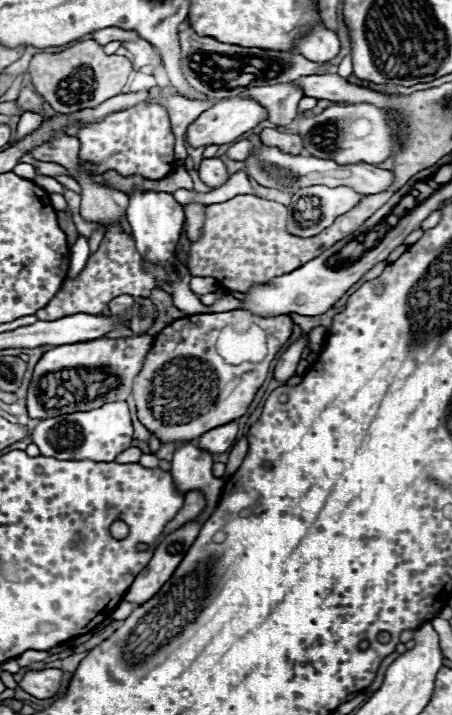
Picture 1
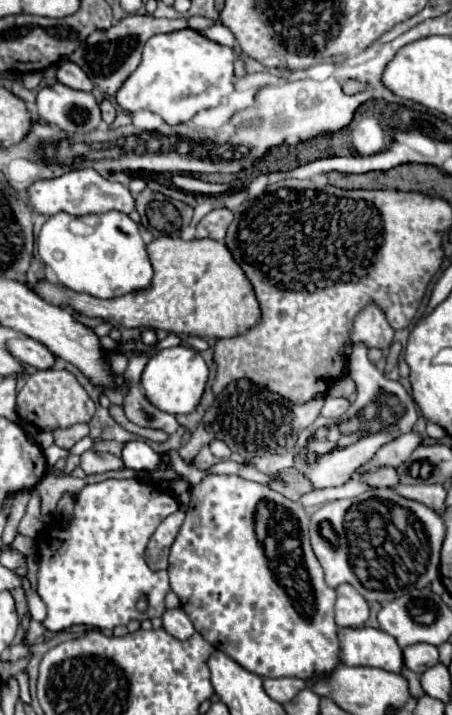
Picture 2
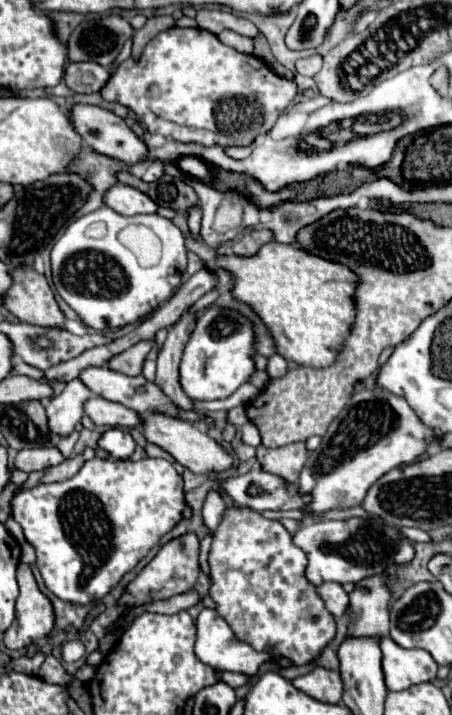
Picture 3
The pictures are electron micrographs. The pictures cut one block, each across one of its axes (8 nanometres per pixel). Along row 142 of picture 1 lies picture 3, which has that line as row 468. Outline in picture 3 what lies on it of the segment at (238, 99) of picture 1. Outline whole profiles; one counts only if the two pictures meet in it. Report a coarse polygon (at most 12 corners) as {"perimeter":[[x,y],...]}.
{"perimeter":[[142,414],[142,434],[192,472],[234,458],[184,418]]}

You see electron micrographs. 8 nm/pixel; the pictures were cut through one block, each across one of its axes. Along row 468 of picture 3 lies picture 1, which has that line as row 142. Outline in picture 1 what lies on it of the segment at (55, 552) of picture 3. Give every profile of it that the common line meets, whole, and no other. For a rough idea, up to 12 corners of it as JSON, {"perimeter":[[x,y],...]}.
{"perimeter":[[162,104],[78,124],[80,162],[162,180],[174,134]]}

